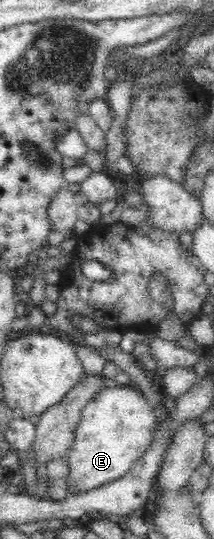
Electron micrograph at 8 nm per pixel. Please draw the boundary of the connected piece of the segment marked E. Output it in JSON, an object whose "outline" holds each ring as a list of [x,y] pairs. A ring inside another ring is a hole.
{"outline":[[[117,385],[103,389],[83,408],[81,422],[75,430],[75,442],[69,450],[69,477],[66,479],[73,493],[83,493],[99,486],[118,480],[134,466],[134,462],[142,458],[155,440],[159,421],[155,410],[134,385]]]}

